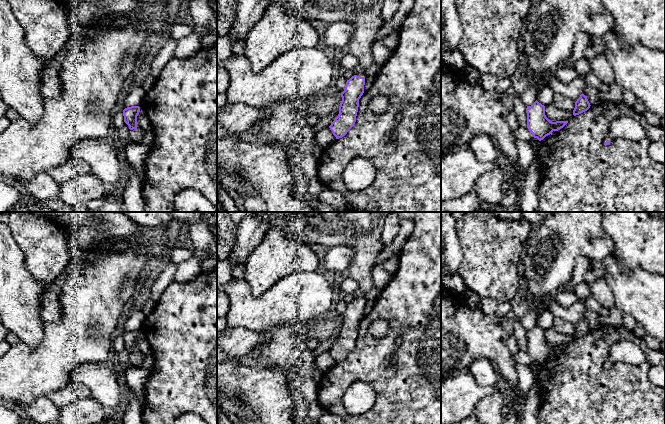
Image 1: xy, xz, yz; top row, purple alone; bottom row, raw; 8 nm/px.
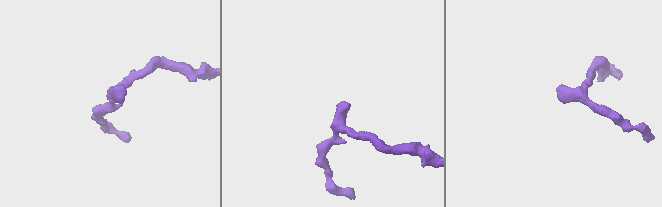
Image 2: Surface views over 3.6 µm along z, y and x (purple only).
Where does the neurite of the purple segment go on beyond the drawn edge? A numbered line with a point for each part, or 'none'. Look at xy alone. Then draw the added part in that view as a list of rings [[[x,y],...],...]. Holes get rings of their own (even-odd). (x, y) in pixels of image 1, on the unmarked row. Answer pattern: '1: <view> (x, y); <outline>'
1: xy (136, 359); [[[140,353],[130,354],[129,360],[130,360],[130,362],[131,362],[134,366],[138,366],[138,365],[140,365],[140,364],[143,362],[143,360],[144,360],[144,355],[140,354]]]

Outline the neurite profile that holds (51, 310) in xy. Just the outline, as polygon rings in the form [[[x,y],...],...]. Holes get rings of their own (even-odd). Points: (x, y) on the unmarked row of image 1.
[[[44,287],[41,297],[41,318],[44,322],[54,323],[60,321],[62,306],[59,302],[59,294]]]

